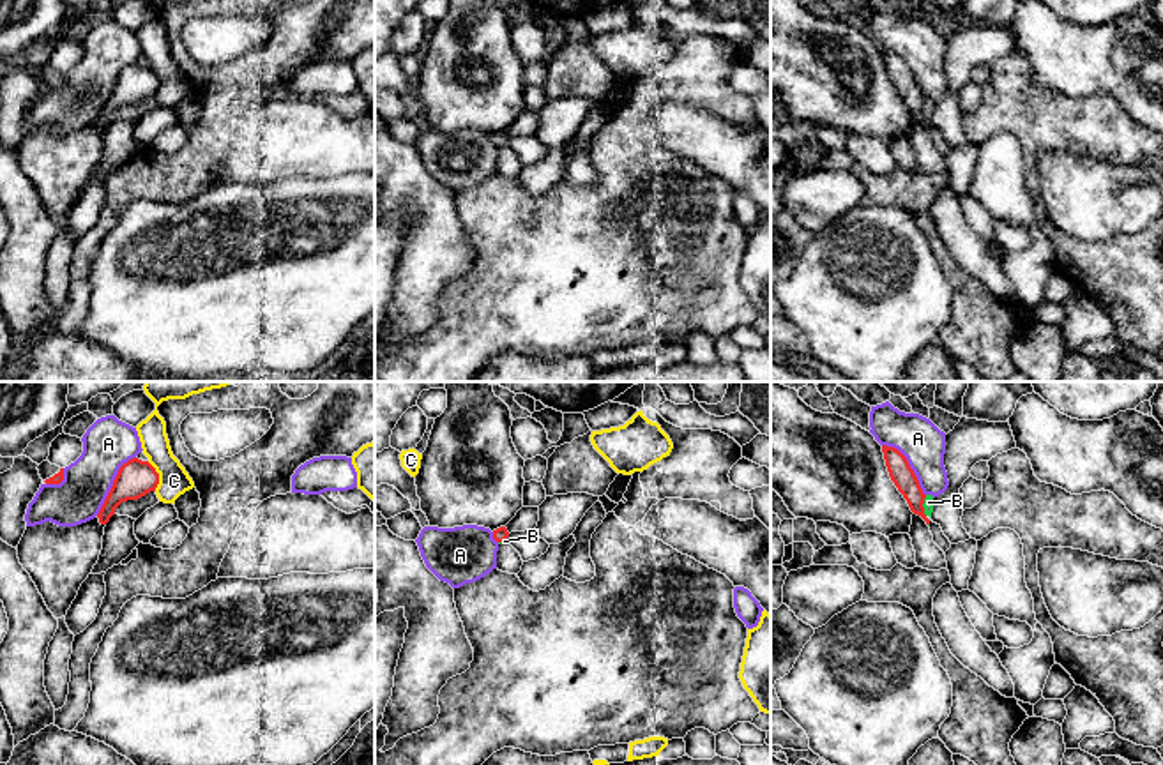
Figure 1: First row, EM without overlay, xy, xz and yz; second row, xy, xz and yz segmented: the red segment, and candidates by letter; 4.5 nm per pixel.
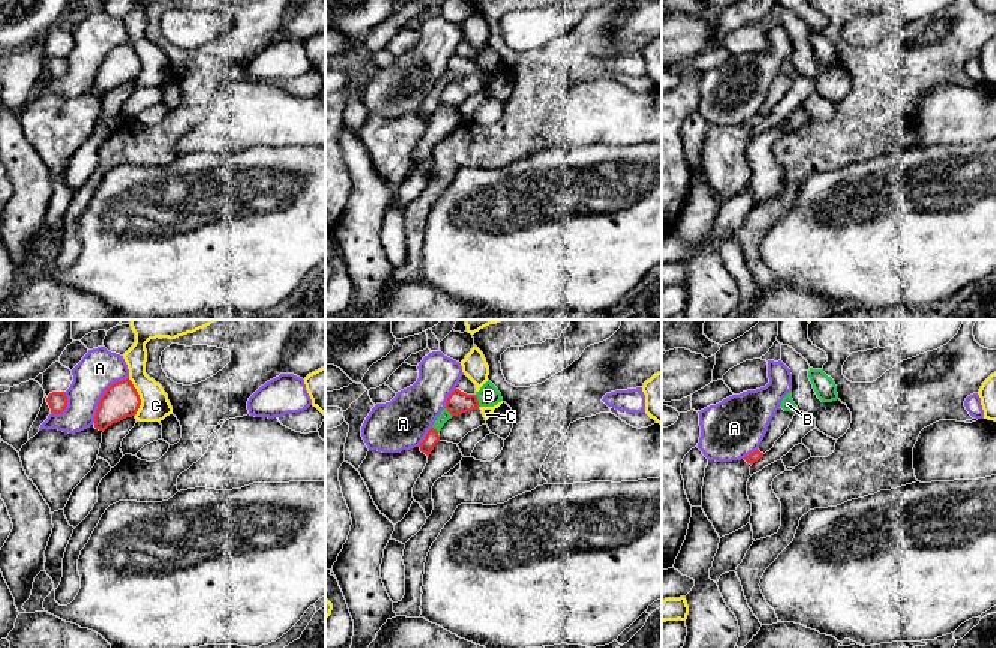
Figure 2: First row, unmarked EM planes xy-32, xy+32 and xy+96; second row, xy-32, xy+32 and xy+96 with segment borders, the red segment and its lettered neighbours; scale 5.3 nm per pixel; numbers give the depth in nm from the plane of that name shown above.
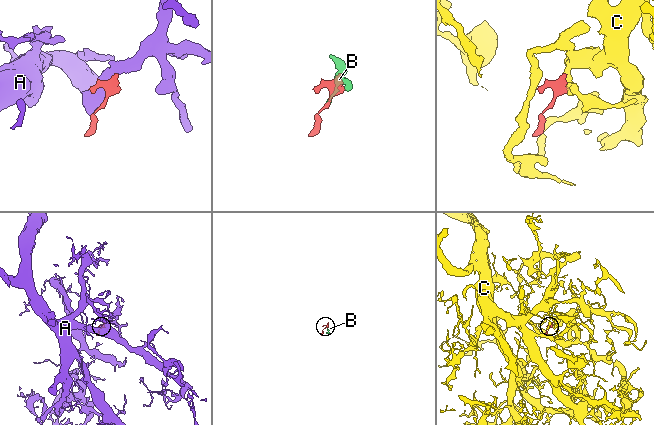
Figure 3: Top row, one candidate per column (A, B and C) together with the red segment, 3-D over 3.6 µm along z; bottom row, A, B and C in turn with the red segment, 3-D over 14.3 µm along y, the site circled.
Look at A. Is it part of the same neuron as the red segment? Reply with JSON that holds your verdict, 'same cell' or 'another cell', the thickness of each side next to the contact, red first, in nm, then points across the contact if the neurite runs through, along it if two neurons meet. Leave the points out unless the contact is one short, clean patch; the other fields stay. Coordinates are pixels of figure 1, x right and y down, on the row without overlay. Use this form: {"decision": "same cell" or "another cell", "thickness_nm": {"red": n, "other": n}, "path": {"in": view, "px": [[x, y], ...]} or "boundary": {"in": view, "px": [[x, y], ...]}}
{"decision": "another cell", "thickness_nm": {"red": 170, "other": 220}}

